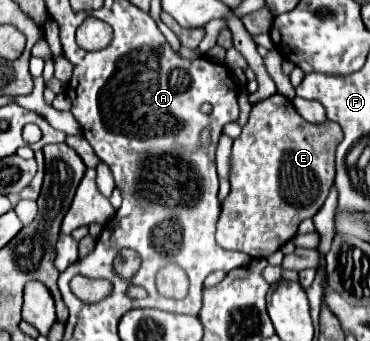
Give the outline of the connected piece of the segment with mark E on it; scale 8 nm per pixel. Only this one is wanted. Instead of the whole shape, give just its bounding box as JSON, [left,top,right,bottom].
[216,94,342,258]

